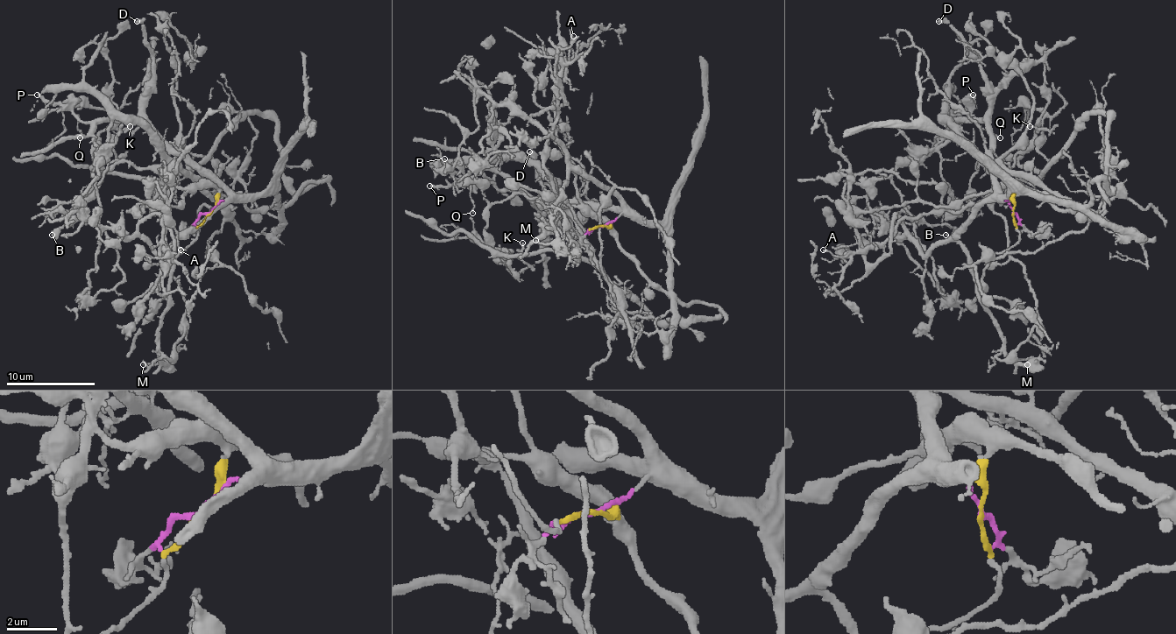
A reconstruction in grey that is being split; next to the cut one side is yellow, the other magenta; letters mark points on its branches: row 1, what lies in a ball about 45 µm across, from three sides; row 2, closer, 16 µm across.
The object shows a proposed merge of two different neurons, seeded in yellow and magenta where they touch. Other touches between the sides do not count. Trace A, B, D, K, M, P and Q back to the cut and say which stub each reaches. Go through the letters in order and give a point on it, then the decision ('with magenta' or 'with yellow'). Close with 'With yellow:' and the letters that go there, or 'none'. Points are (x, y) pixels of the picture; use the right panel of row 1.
A: place (823, 250); with yellow
B: place (945, 235); with yellow
D: place (938, 21); with magenta
K: place (1030, 126); with yellow
M: place (1027, 364); with magenta
P: place (973, 95); with magenta
Q: place (1000, 137); with magenta
With yellow: A, B, K

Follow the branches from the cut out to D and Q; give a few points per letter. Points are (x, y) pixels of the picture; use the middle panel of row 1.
D: (600, 227), (622, 213), (587, 204), (538, 202), (545, 198), (545, 186), (529, 151)
Q: (600, 227), (622, 213), (587, 204), (542, 204), (493, 171), (483, 169), (469, 184), (471, 213)

